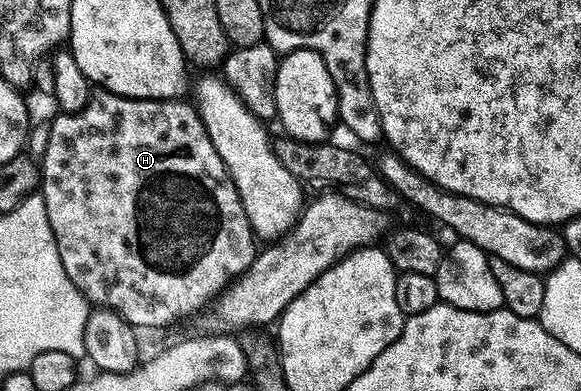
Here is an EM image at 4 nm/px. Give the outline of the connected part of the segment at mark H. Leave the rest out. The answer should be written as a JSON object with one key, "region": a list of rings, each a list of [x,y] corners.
{"region":[[[97,91],[90,96],[87,107],[74,113],[58,112],[56,116],[49,125],[45,150],[39,160],[39,192],[47,207],[47,223],[51,223],[51,235],[55,235],[55,247],[59,247],[59,259],[63,259],[63,271],[67,271],[67,279],[75,283],[86,301],[97,307],[108,306],[134,327],[142,325],[145,329],[161,329],[192,309],[201,309],[205,304],[206,308],[229,282],[241,276],[253,262],[255,234],[249,226],[247,211],[243,211],[239,191],[235,191],[235,183],[229,178],[223,159],[215,151],[200,115],[188,100],[138,101]]]}

